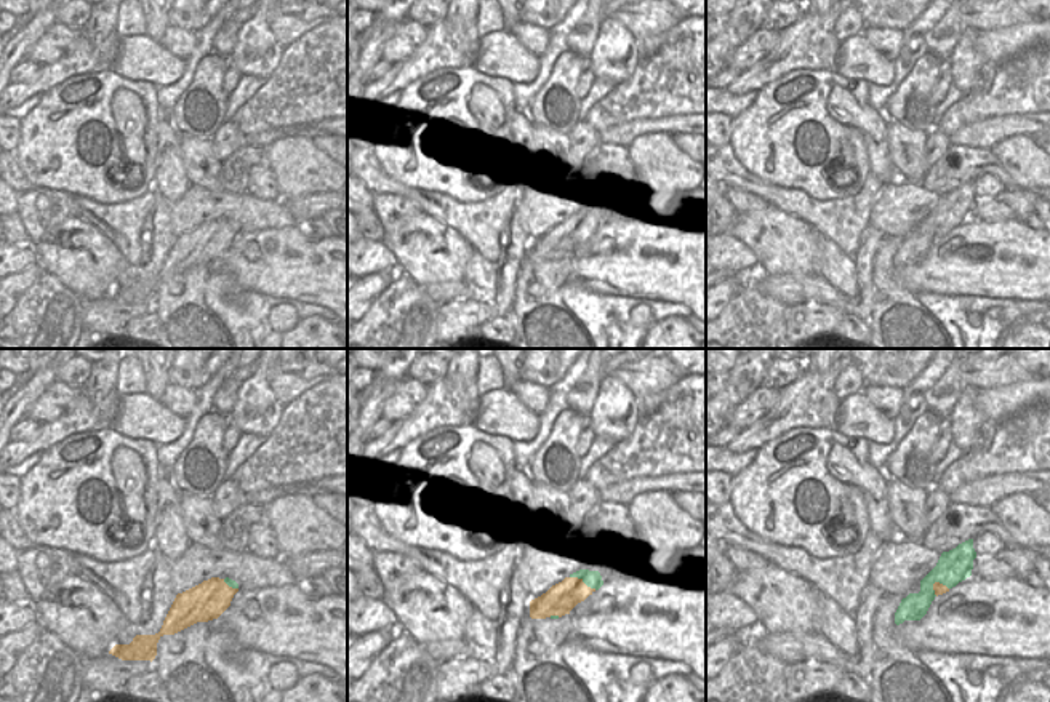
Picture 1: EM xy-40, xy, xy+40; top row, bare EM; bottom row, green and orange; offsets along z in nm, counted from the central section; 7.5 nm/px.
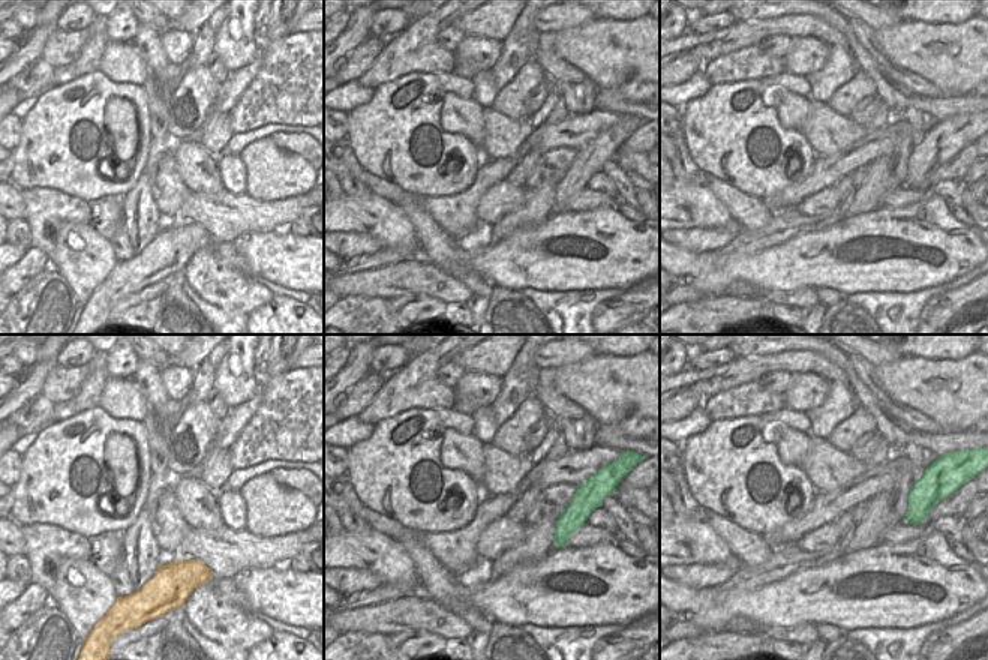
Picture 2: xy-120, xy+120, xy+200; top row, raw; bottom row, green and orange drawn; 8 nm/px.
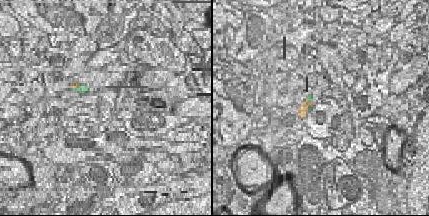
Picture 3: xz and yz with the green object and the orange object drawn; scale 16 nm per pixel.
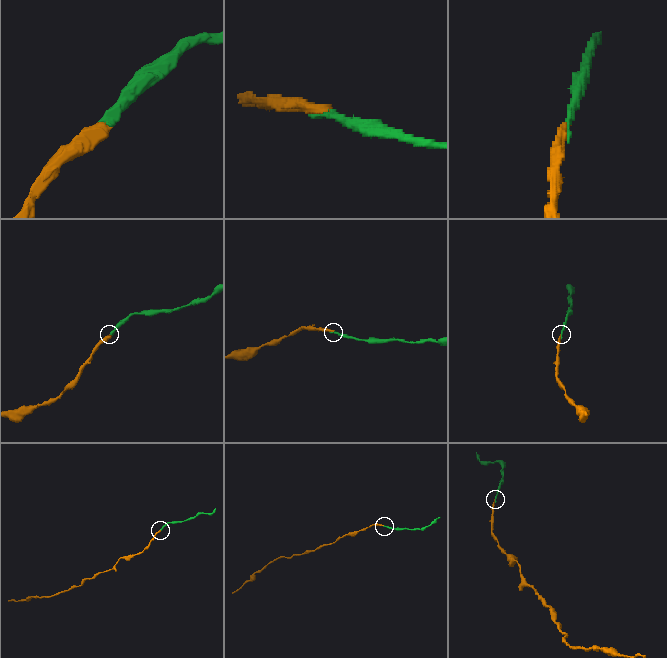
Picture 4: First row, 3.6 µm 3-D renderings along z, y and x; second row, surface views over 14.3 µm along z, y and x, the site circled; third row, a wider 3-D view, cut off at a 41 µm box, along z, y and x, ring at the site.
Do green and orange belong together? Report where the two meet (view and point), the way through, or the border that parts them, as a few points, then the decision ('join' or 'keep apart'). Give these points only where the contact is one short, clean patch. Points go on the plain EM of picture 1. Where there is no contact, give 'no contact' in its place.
xy (583, 223) | join

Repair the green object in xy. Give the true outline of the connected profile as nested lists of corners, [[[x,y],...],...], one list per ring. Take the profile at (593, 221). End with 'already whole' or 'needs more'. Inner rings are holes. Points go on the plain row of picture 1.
[[[579,211],[530,243],[531,261],[559,261],[603,227],[599,213]]]; needs more

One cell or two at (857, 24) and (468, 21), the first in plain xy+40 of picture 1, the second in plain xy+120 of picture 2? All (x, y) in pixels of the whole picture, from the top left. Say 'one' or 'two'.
two

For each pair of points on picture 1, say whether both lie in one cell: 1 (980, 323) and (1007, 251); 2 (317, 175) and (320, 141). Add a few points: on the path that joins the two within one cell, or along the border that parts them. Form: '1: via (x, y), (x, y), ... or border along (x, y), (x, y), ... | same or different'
1: border along (953, 295), (1028, 299) | different
2: border along (311, 138), (330, 159) | different

